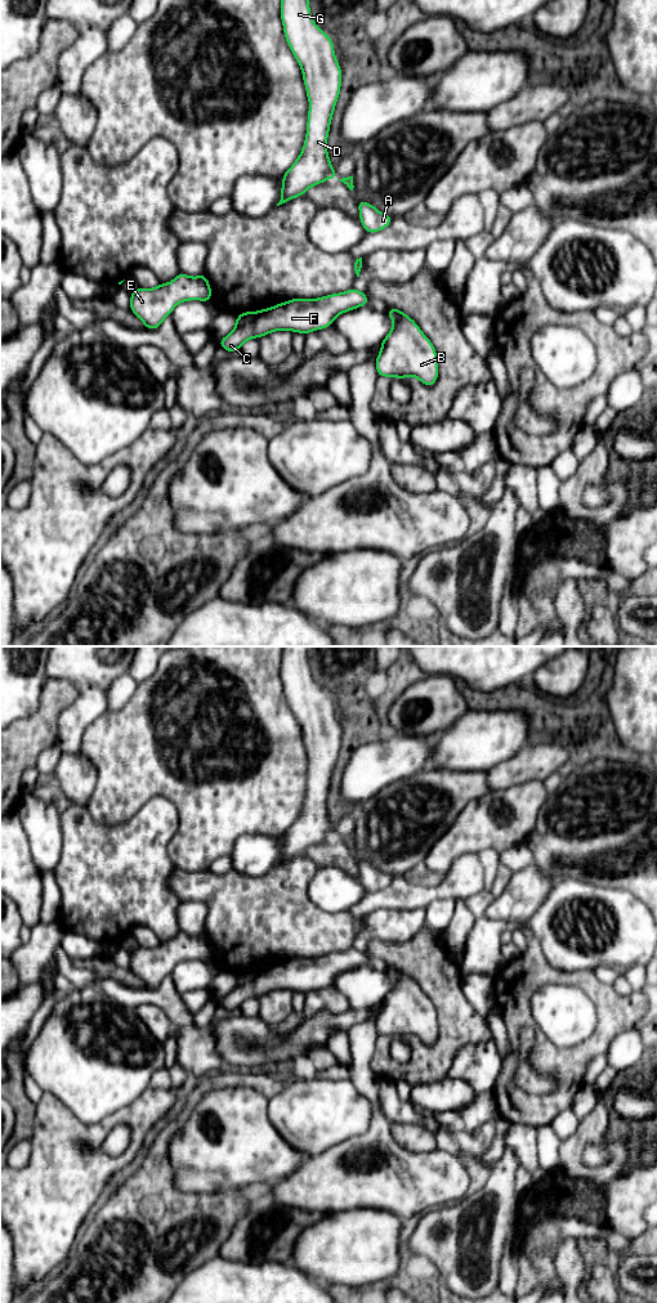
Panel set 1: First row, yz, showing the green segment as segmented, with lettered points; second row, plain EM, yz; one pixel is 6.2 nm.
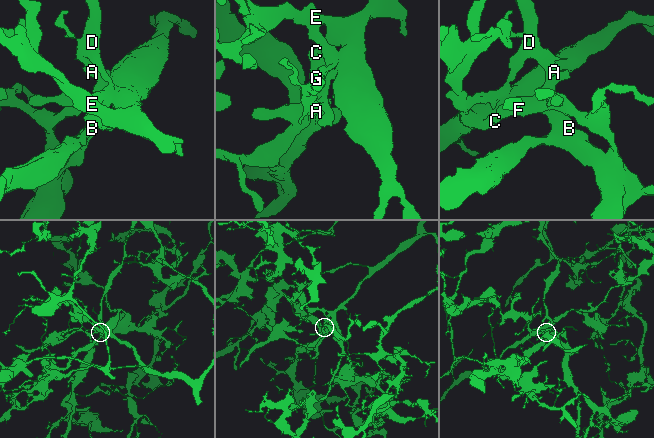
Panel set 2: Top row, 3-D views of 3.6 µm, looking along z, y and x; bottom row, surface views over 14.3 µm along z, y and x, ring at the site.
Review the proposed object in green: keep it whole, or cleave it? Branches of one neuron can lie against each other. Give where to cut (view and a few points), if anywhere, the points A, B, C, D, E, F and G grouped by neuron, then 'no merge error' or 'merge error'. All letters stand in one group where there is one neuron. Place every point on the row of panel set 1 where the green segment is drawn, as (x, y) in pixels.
yz (266, 309), (251, 322), (236, 325) | A B D G / C E F | merge error

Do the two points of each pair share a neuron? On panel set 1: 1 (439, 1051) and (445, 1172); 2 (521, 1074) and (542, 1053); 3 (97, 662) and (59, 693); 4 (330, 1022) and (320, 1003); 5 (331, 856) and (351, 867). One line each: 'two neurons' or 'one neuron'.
1: two neurons
2: one neuron
3: two neurons
4: two neurons
5: one neuron

